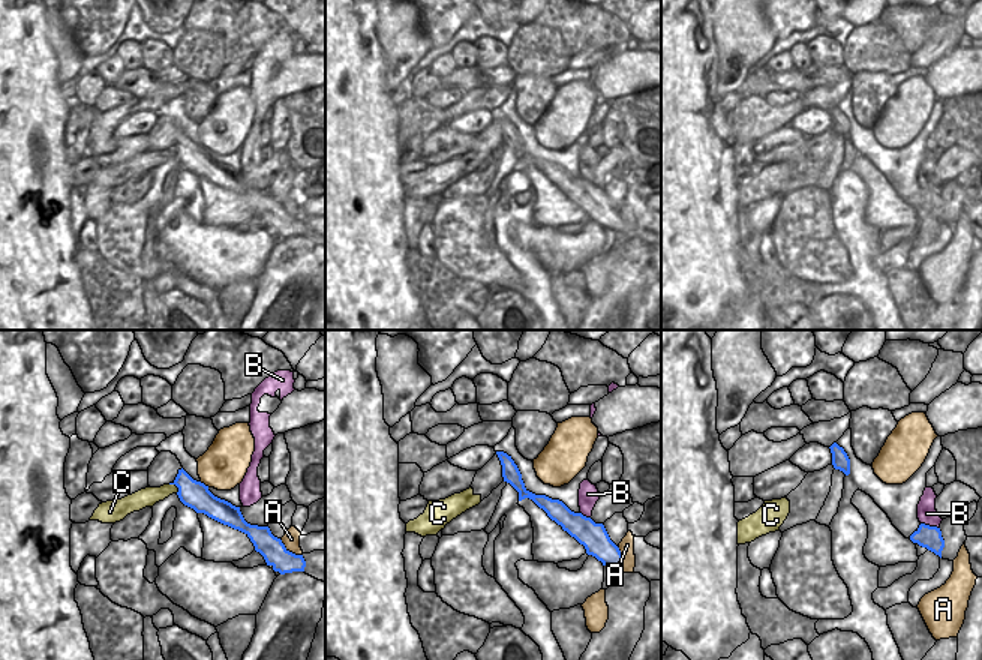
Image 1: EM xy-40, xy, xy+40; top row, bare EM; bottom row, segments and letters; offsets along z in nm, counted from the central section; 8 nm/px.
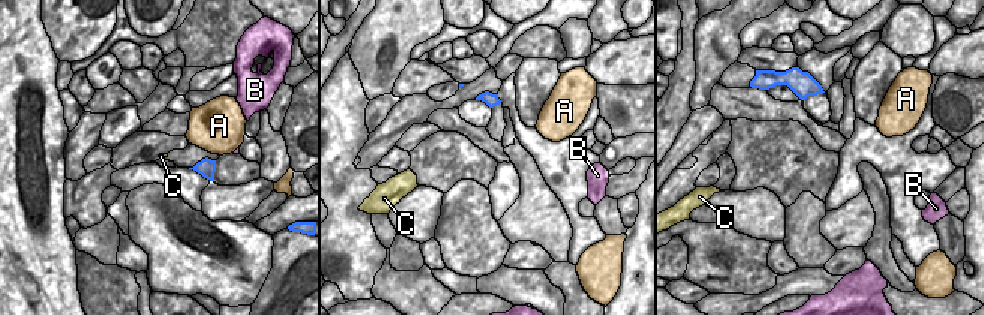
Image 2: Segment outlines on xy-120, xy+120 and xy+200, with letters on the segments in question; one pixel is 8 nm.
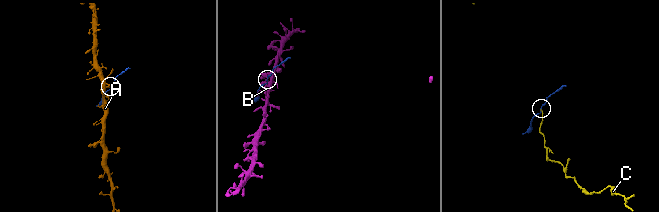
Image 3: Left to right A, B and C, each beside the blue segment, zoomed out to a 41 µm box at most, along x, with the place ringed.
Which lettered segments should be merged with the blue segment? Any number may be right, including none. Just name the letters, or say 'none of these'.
none of these

